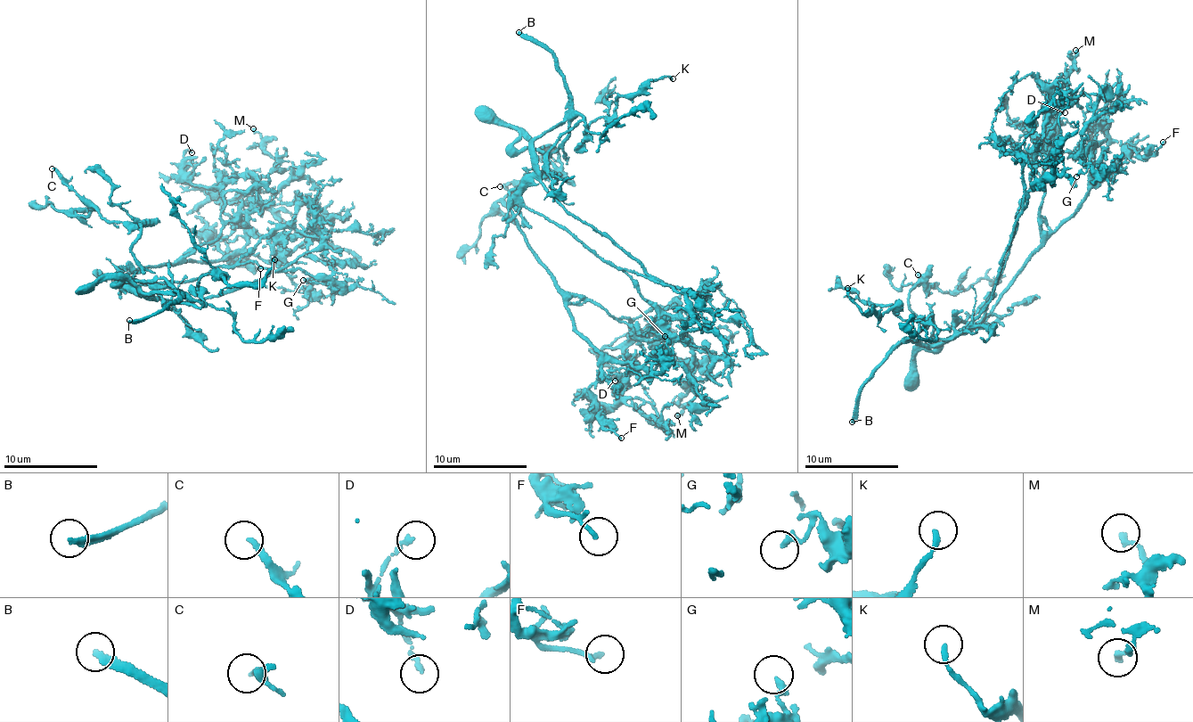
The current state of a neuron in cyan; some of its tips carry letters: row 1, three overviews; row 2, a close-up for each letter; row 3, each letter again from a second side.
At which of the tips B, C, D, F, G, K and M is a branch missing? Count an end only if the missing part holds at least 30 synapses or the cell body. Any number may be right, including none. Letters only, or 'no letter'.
B

